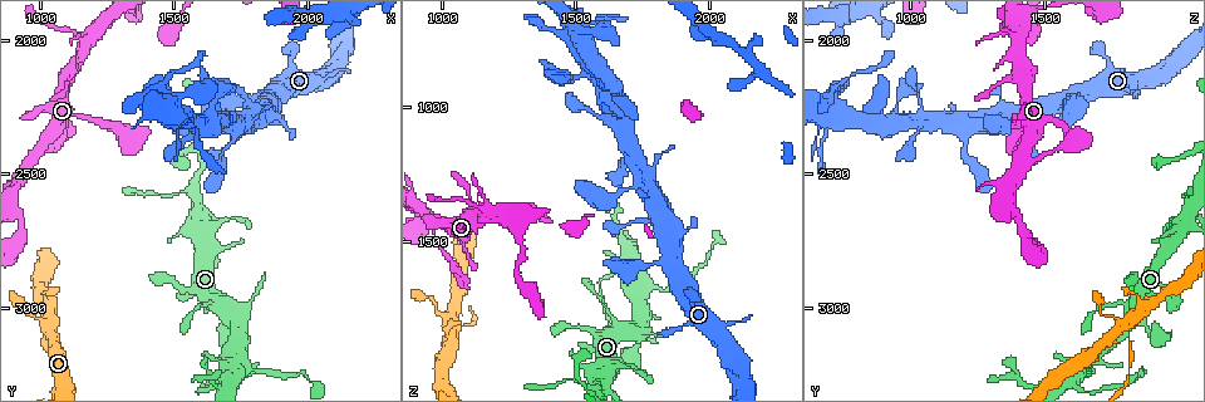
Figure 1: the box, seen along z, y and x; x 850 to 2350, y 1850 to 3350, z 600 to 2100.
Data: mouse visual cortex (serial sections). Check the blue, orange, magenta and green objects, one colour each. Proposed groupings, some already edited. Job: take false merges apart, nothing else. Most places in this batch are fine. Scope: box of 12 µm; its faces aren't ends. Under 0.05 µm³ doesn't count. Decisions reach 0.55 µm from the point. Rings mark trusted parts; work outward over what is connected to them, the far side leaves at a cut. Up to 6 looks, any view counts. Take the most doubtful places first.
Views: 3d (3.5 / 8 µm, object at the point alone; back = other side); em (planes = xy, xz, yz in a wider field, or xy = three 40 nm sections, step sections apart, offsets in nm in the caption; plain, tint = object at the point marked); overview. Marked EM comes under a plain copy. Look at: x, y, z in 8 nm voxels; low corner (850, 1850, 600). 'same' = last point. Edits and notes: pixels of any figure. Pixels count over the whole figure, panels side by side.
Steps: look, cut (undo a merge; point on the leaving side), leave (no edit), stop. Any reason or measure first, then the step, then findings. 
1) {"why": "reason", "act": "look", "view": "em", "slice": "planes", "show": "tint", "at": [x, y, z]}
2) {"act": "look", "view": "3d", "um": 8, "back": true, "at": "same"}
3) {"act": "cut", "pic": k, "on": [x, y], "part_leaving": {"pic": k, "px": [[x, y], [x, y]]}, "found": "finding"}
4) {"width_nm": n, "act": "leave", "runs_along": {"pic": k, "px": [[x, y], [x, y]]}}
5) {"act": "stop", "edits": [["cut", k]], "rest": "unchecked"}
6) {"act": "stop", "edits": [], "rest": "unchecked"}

{"why": "abrupt turn", "act": "look", "view": "3d", "um": 3.5, "at": [1040, 3060, 1800]}

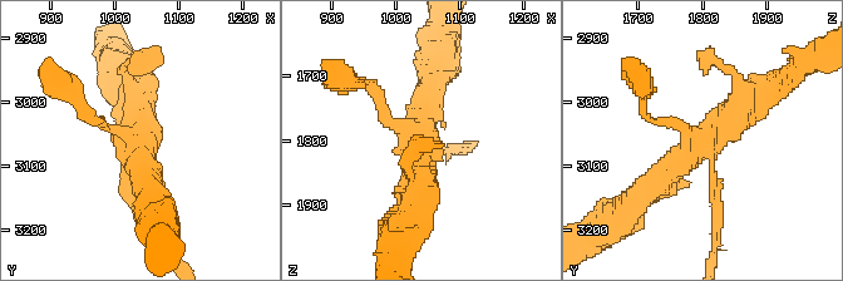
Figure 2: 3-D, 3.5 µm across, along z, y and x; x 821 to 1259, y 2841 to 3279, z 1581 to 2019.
{"act": "look", "view": "em", "slice": "planes", "show": "tint", "at": [1035, 3065, 1795]}

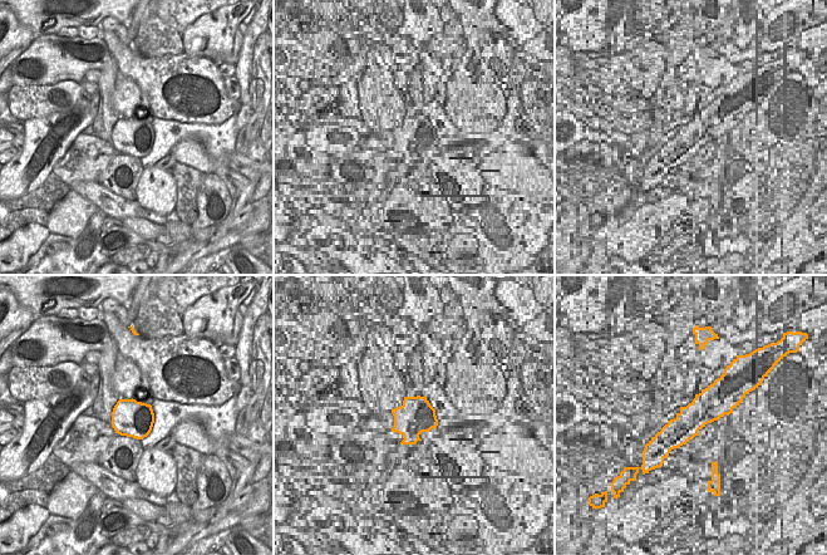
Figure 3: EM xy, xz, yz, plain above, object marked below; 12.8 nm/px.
{"act": "cut", "pic": 2, "on": [715, 207], "part_leaving": {"pic": 2, "px": [[713, 162], [720, 216], [713, 262]]}, "found": "a second cell is stuck on"}

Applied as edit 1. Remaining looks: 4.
{"why": "three arms meet", "act": "look", "view": "3d", "um": 3.5, "at": [1690, 3270, 1590]}

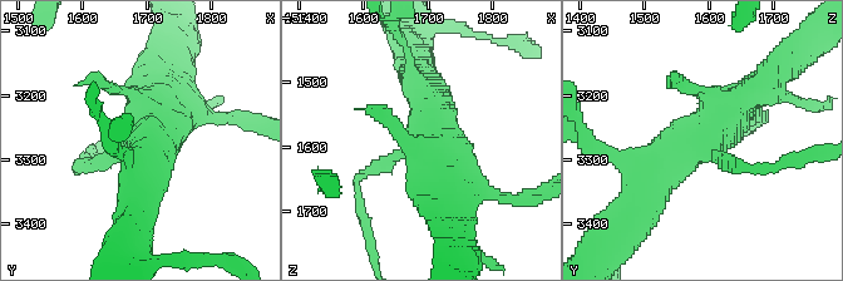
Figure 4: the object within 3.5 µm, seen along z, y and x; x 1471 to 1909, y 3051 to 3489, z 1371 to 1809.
{"act": "look", "view": "em", "slice": "xy", "step": 2, "show": "tint", "at": [1690, 3265, 1595]}

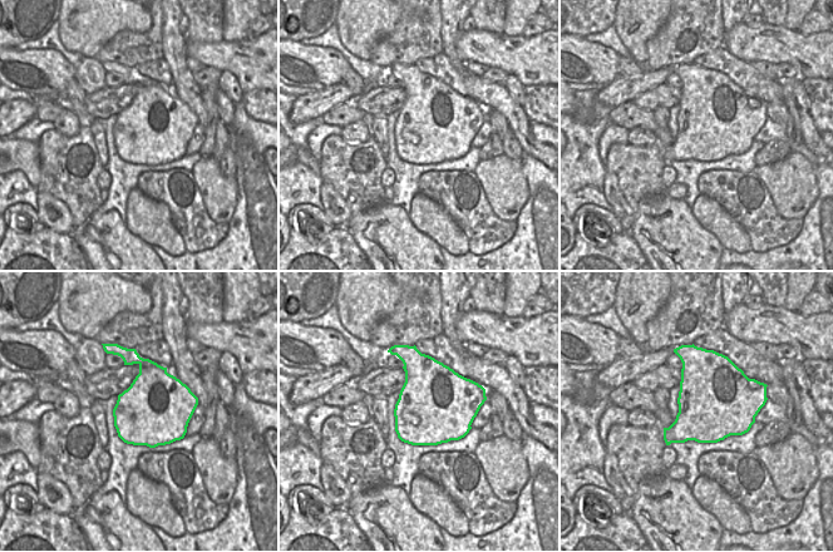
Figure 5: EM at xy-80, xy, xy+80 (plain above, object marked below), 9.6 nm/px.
{"width_nm": 750, "act": "leave", "runs_along": {"pic": 4, "px": [[161, 85], [146, 139], [77, 166]]}, "found": "continuous, no second cell"}

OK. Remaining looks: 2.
{"why": "sharp bend", "act": "look", "view": "3d", "um": 3.5, "at": [1510, 2200, 720]}

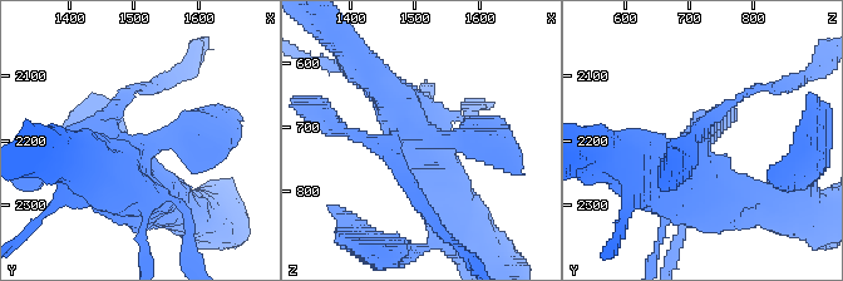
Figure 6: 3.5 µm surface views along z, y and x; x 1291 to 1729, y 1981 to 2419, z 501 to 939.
{"act": "leave", "runs_along": {"pic": 6, "px": [[161, 198], [107, 126], [73, 133]]}, "found": "continuous, no second cell"}

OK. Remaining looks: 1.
{"act": "stop", "edits": [["cut", 2]], "rest": "unchecked"}

